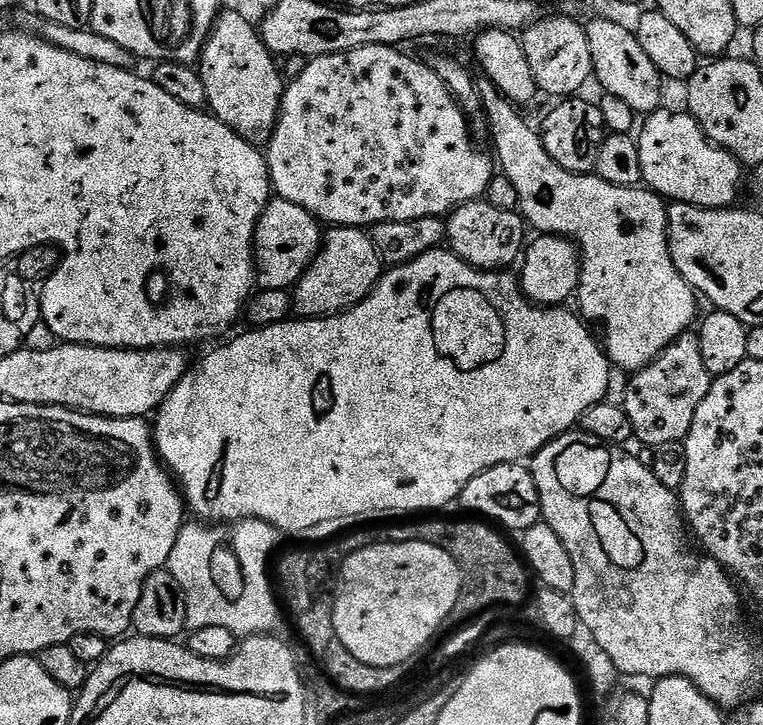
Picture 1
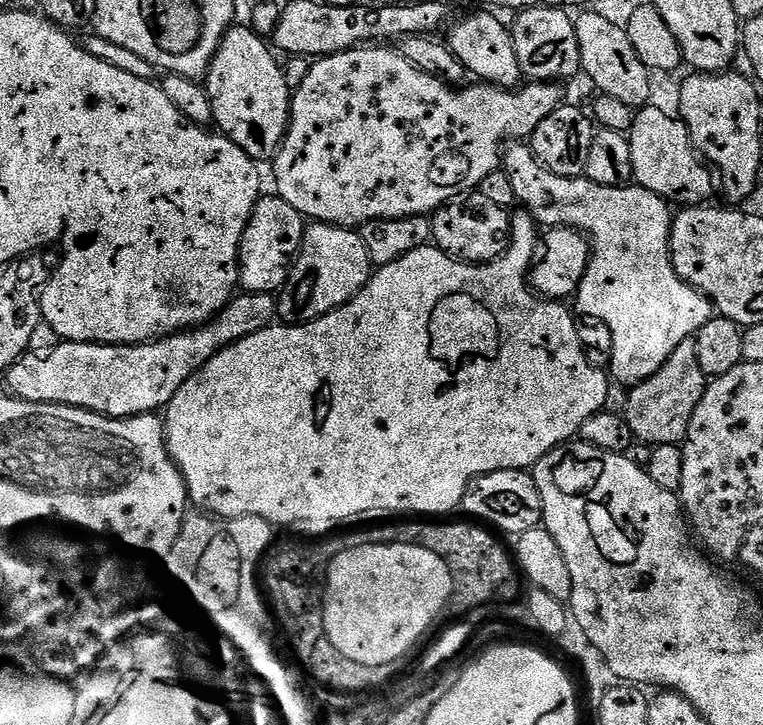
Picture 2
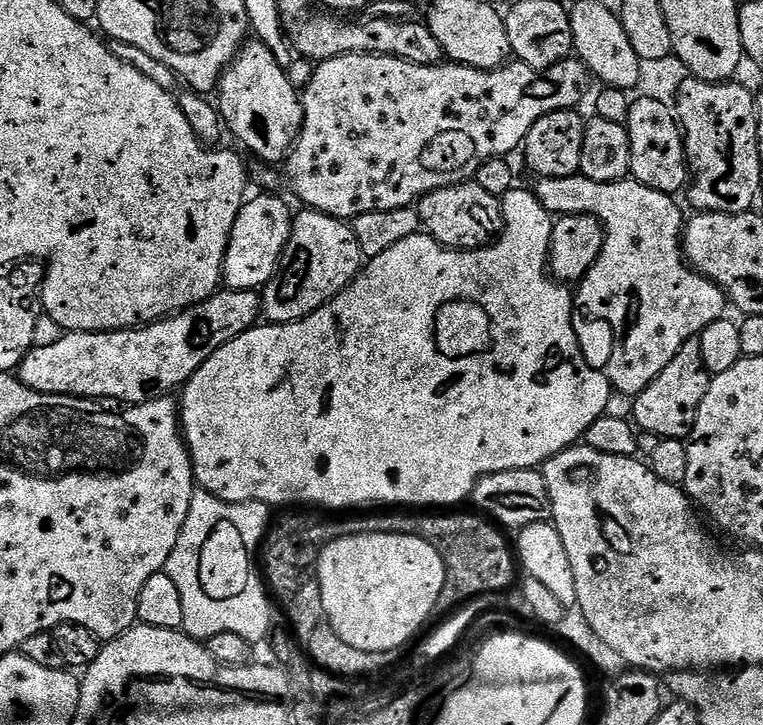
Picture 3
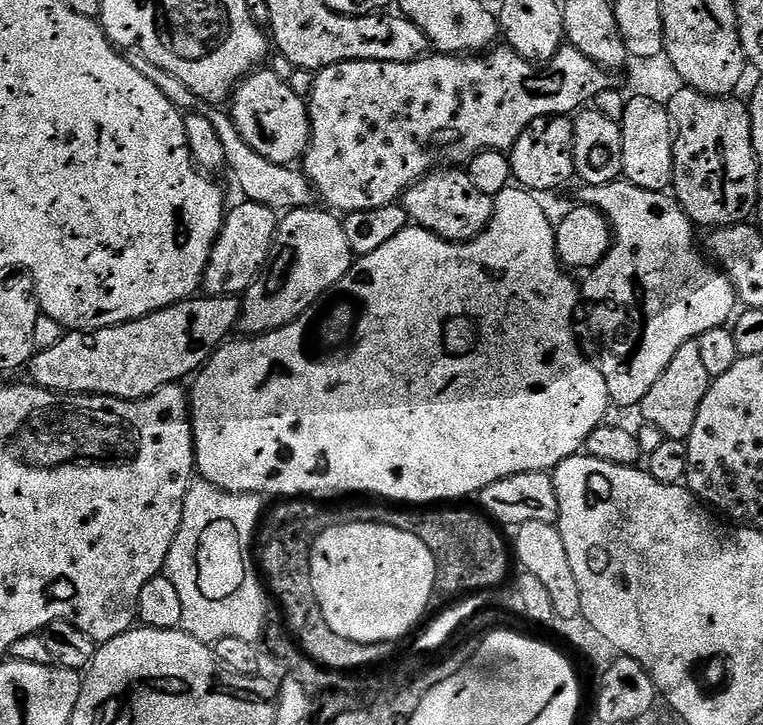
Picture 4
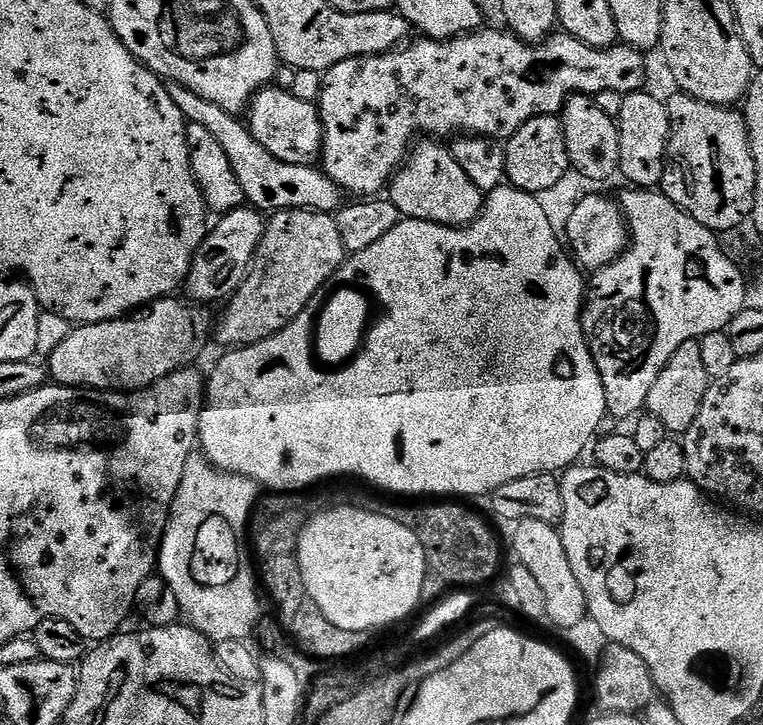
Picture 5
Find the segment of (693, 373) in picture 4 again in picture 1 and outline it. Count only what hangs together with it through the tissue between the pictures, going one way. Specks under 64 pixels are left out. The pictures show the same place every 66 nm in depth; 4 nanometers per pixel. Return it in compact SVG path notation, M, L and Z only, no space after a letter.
M689 330L679 336L657 360L647 364L628 381L623 407L630 418L633 437L641 445L652 445L653 448L666 442L684 441L713 379L706 370L706 362L702 362L699 335Z

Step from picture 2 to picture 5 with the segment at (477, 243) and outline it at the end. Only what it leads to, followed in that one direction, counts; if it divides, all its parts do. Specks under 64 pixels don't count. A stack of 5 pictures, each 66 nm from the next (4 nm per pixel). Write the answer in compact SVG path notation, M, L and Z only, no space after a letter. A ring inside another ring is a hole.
M428 138L417 143L411 149L406 163L392 177L386 196L398 206L401 217L422 222L434 222L451 228L463 228L471 225L484 208L485 193L470 182L466 170L458 166L451 147ZM425 143L425 144L420 144ZM436 143L436 144L435 144ZM420 144L420 145L419 145Z

